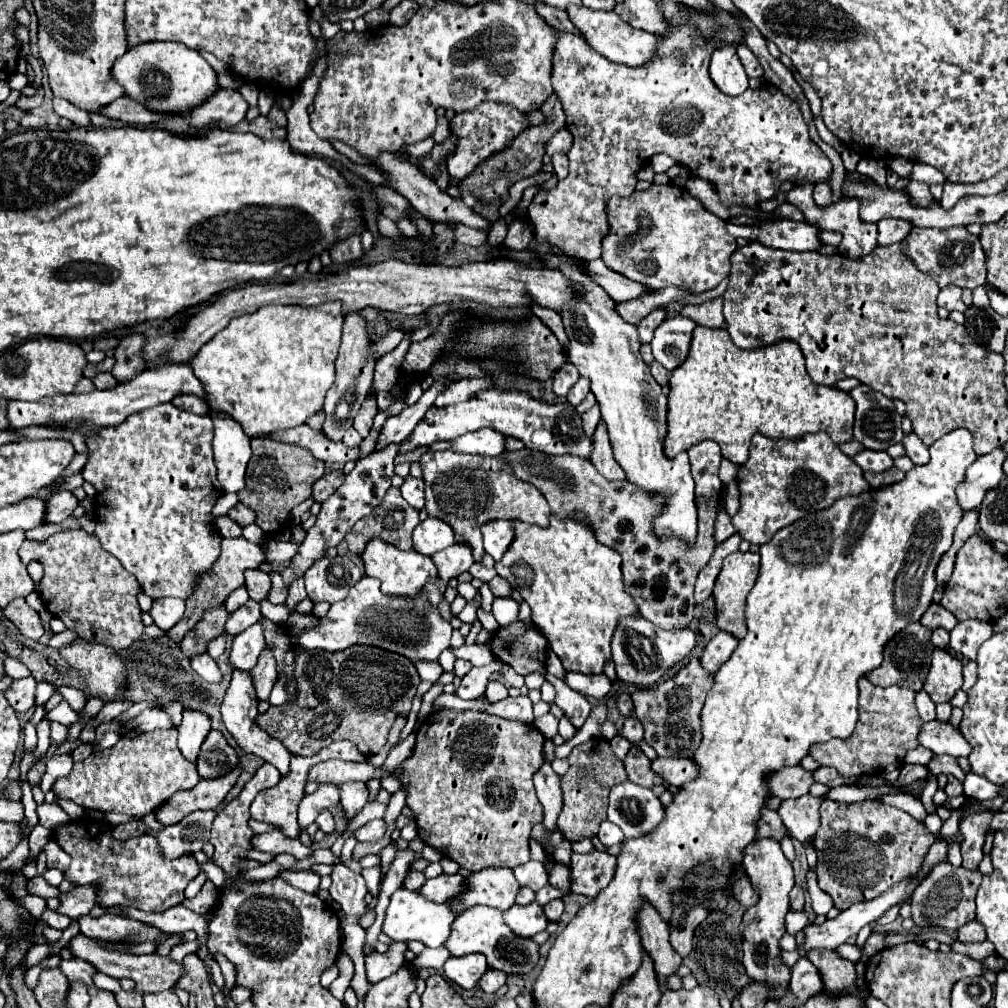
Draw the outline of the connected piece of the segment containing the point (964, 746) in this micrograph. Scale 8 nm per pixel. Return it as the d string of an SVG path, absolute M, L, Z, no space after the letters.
M939 720L925 722L917 740L933 754L949 754L957 758L957 756L969 756L971 752L971 746L967 744L967 740L949 722L939 722Z

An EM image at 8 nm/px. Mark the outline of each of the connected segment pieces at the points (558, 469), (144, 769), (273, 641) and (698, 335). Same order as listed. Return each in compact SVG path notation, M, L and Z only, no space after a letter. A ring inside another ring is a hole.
M529 448L503 452L507 464L511 464L515 476L533 484L547 498L551 512L565 518L577 518L595 530L595 536L611 548L615 548L621 558L623 582L627 592L639 606L639 612L661 628L683 628L693 620L693 586L699 570L709 562L715 540L713 524L717 516L717 502L699 500L699 534L693 548L687 548L681 540L659 540L651 532L651 520L659 514L661 500L639 490L631 482L607 482L589 460L579 456L547 456Z
M153 730L134 738L121 737L113 748L99 750L89 758L75 762L65 778L57 778L53 792L59 800L71 800L85 810L117 812L127 816L145 816L169 800L179 790L191 790L199 782L195 764L191 764L177 746L177 730Z
M451 544L445 550L439 550L431 556L435 562L441 582L439 584L427 584L425 596L429 596L429 602L425 598L391 598L383 596L379 590L379 582L375 578L363 576L349 592L349 596L337 604L331 604L331 610L325 618L321 618L321 624L309 632L303 632L299 638L291 634L291 630L277 634L275 636L275 624L267 620L265 624L265 640L267 644L273 646L275 658L277 658L277 670L287 672L287 686L289 686L289 698L295 694L295 682L293 682L293 652L297 648L303 650L313 650L313 648L323 648L329 652L339 652L345 650L353 644L369 644L369 646L379 646L397 654L407 656L409 660L437 660L439 654L449 648L451 632L453 626L439 616L435 610L437 602L441 600L447 582L461 572L469 570L473 564L471 548L467 544Z
M697 326L691 338L691 352L687 360L671 372L669 378L669 412L667 412L667 456L677 456L683 450L689 450L693 444L703 440L715 440L721 446L723 458L743 464L749 456L749 442L755 432L761 432L769 438L799 438L807 432L827 432L835 444L847 442L853 438L853 414L855 400L835 386L815 384L805 370L805 360L799 344L791 340L779 340L763 348L737 348L725 328L707 328Z

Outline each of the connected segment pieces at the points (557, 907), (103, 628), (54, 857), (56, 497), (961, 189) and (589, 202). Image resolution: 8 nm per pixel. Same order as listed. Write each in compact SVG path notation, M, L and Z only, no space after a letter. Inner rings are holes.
M557 898L557 900L551 900L549 904L543 906L545 908L545 916L551 920L551 922L559 922L561 914L563 914L563 900Z
M63 530L49 536L43 544L25 540L19 548L25 564L31 560L43 562L45 574L39 582L39 592L45 608L61 618L67 628L73 628L83 640L103 640L113 648L127 648L143 634L141 608L137 602L139 582L129 574L115 556L105 552L99 540L85 530Z
M49 840L45 844L45 854L47 854L47 868L59 868L65 872L67 864L71 864L71 858L67 858L67 852L63 852L63 848L55 844L55 840Z
M67 490L53 494L47 500L47 522L51 522L51 524L63 522L67 516L71 516L71 512L77 508L77 504L79 504L79 500Z
M943 184L943 198L941 198L941 206L943 208L953 208L957 204L959 198L965 196L965 184Z
M675 24L675 28L671 28L671 32L661 38L659 42L659 54L655 56L653 62L645 64L645 66L639 66L639 68L627 68L623 64L615 64L615 62L609 62L607 58L599 56L599 52L595 52L589 44L585 44L579 36L575 34L567 34L567 32L559 32L559 42L557 42L557 48L555 48L555 58L553 58L553 90L557 92L561 104L563 104L563 110L565 110L565 116L567 116L567 130L573 134L573 148L569 150L569 176L565 180L559 180L555 188L551 190L539 190L529 206L529 218L531 222L535 224L535 236L539 236L539 240L547 240L549 244L555 244L555 248L559 248L561 252L567 252L569 256L577 256L581 260L595 260L595 258L601 258L601 242L603 242L603 236L607 236L607 230L609 228L609 220L607 220L607 200L611 200L611 196L631 196L633 190L635 190L635 184L637 184L637 170L641 166L647 164L647 160L657 154L657 152L665 152L669 154L677 164L681 166L687 166L691 170L693 176L699 176L703 180L709 180L723 206L727 208L733 208L733 206L739 206L739 208L749 208L749 210L759 210L759 204L765 202L765 200L771 200L781 184L785 180L791 180L791 182L829 182L831 178L831 162L829 158L823 154L823 150L811 140L809 136L809 130L807 130L807 124L803 122L803 116L801 116L801 110L799 110L799 104L795 104L789 96L785 96L783 92L779 90L773 90L771 84L765 84L757 90L748 89L745 93L741 94L739 98L731 98L727 94L723 94L715 84L713 80L709 78L709 58L713 54L713 46L711 44L705 44L703 38L687 24Z

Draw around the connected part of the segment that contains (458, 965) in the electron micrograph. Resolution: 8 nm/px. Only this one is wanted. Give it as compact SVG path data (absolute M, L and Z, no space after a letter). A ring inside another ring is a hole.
M467 954L463 958L449 958L443 970L451 982L459 984L465 990L471 990L475 988L477 980L485 974L487 960L483 954Z

